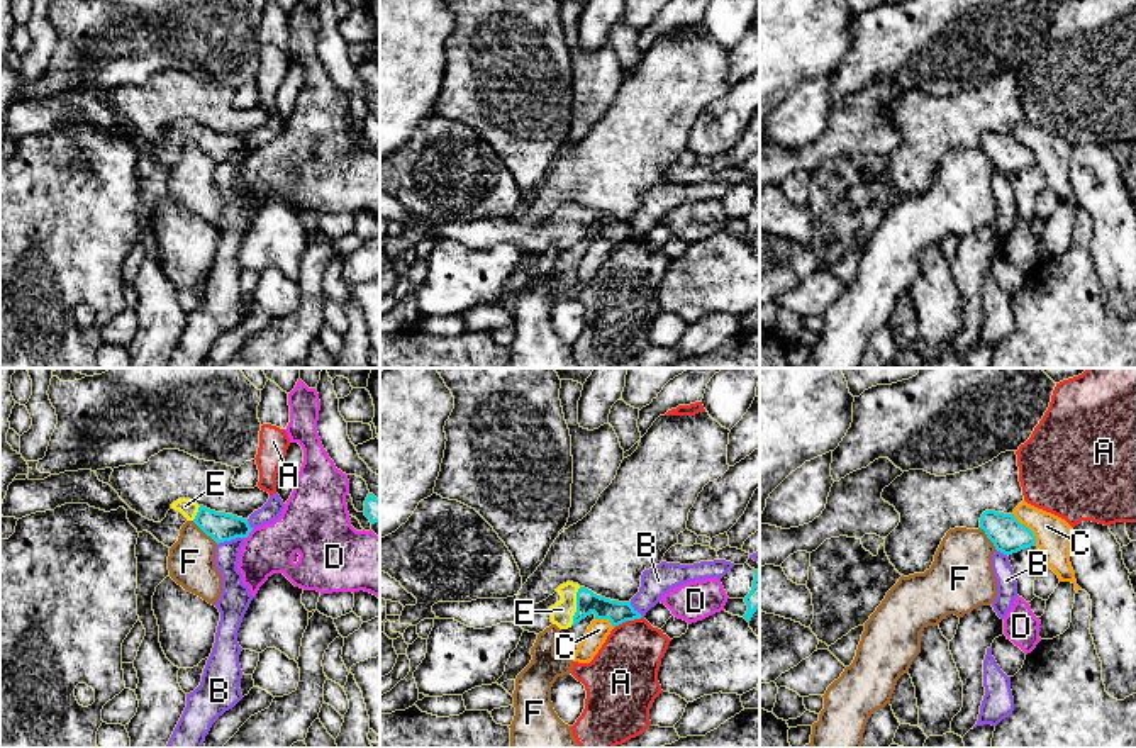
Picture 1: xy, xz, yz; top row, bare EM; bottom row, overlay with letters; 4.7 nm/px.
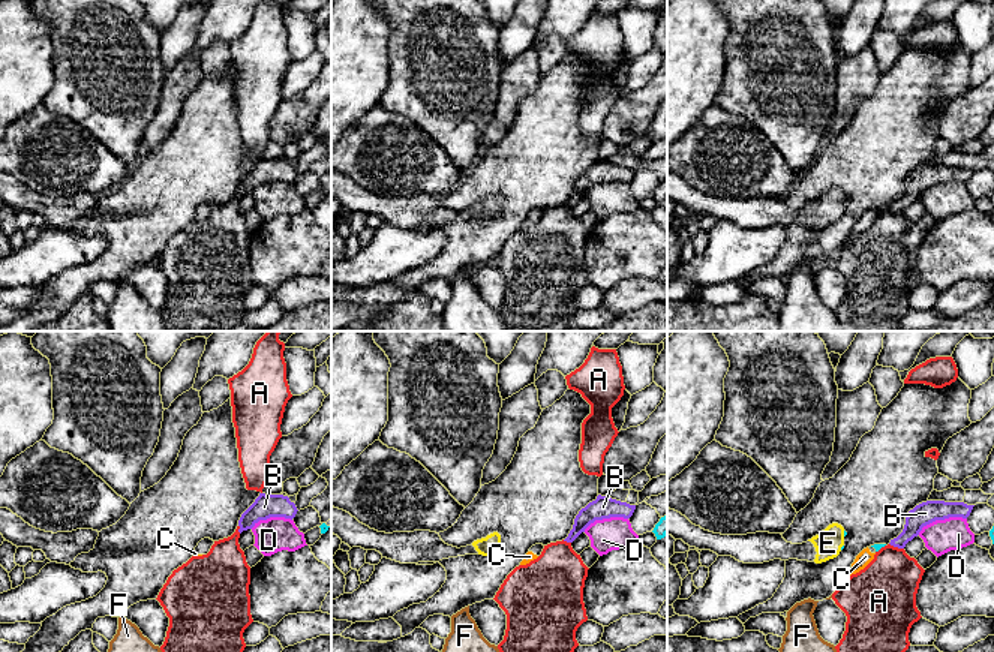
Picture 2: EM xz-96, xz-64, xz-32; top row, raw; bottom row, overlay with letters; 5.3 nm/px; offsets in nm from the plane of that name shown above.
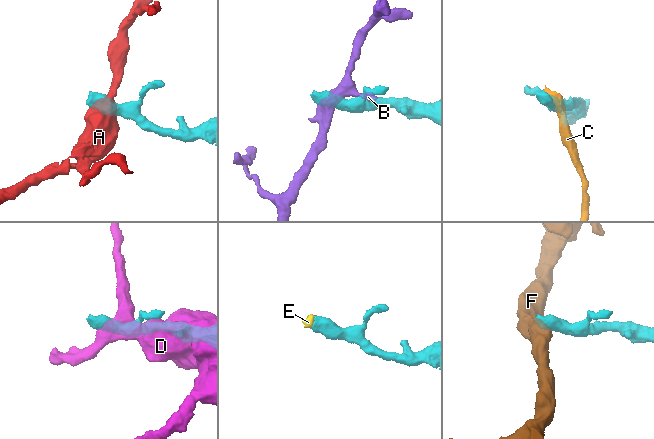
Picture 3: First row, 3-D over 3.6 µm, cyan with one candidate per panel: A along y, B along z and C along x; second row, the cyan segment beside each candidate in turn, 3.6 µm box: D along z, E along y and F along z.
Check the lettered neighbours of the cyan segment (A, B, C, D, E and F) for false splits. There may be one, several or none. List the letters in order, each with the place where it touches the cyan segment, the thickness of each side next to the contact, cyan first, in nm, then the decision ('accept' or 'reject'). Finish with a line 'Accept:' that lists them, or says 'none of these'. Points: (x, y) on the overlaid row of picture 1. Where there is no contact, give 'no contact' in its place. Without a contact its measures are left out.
A: xz (628, 619) | 110/320 nm | reject
B: xy (231, 538) | 140/110 nm | reject
C: yz (1028, 528) | 160/170 nm | reject
D: xy (248, 535) | 140/240 nm | reject
E: xz (577, 606) | 110/110 nm | accept
F: xy (206, 533) | 140/220 nm | reject
Accept: E

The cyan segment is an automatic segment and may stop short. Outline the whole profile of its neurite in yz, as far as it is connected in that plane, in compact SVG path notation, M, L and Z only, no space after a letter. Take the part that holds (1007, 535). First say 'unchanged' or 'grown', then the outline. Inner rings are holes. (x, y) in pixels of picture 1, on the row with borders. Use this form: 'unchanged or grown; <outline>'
unchanged; M985 511L980 517L980 529L1004 555L1017 553L1036 544L1034 533L1021 524L1014 514Z

